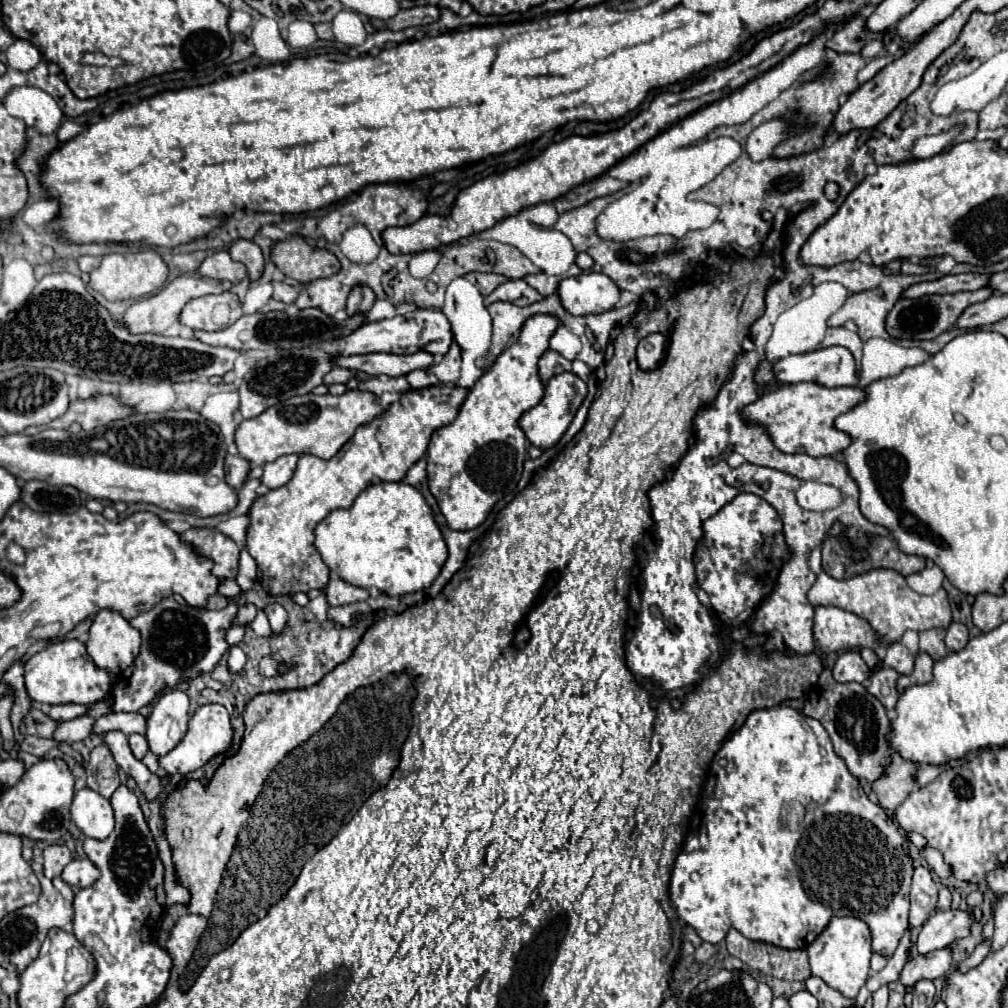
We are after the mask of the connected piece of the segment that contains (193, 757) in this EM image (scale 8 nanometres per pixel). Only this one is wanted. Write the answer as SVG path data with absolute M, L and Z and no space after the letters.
M205 704L201 708L195 710L195 714L189 718L189 730L185 734L185 738L165 756L159 756L159 766L175 776L187 776L189 772L193 772L195 768L201 768L209 762L209 758L213 758L215 754L225 752L231 746L231 738L233 738L233 730L231 730L231 722L229 722L229 714L221 704Z

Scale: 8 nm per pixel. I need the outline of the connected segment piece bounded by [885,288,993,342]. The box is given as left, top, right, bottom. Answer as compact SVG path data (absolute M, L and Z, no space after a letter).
M981 288L981 290L975 290L975 292L957 292L957 294L945 294L945 296L937 296L937 294L935 296L923 296L921 300L901 298L893 306L893 310L887 314L887 324L885 324L887 334L893 340L917 340L917 342L933 340L941 332L949 330L967 306L987 300L991 294L993 294L991 288Z

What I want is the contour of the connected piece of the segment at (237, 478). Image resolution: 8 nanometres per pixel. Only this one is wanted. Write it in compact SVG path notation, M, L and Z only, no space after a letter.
M227 454L227 458L225 458L225 482L229 486L241 488L245 478L247 478L247 472L249 472L249 462L245 458Z

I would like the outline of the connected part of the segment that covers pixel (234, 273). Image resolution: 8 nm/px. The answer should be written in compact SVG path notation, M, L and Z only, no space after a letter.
M217 250L203 260L203 264L199 266L199 274L213 280L229 280L237 284L247 276L247 268L241 262L235 262L227 250Z

